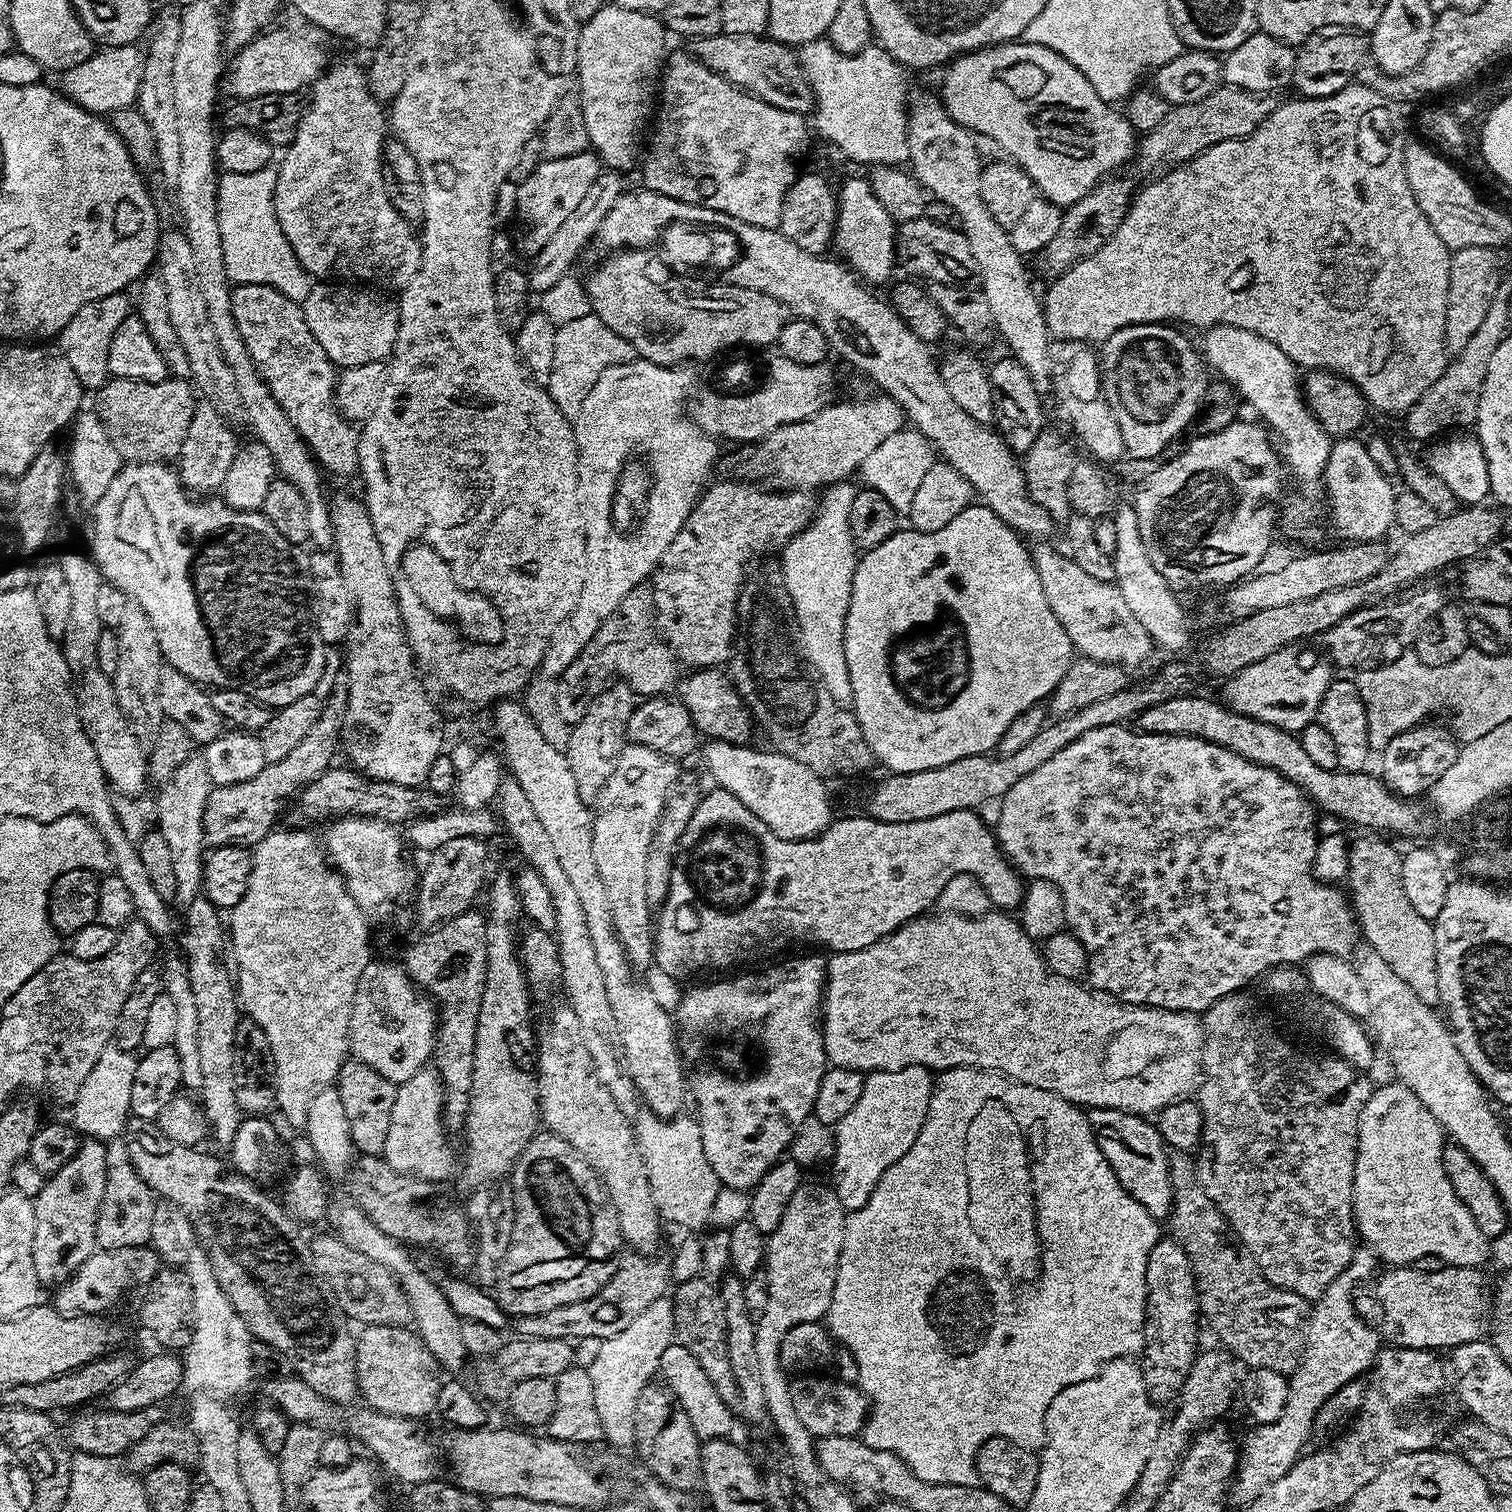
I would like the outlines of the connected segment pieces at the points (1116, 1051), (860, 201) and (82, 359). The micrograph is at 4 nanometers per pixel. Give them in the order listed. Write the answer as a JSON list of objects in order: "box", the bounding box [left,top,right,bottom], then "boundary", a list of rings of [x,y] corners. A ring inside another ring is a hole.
[{"box":[822,910,1202,1114],"boundary":[[[989,910],[982,916],[959,916],[957,912],[937,911],[937,916],[921,914],[914,920],[908,920],[889,936],[883,936],[878,942],[862,950],[835,953],[826,964],[826,983],[822,997],[822,1031],[824,1049],[829,1065],[838,1068],[855,1068],[865,1074],[877,1070],[893,1072],[899,1068],[908,1068],[912,1064],[929,1070],[946,1068],[982,1068],[998,1072],[1017,1080],[1019,1084],[1029,1084],[1052,1092],[1081,1109],[1113,1108],[1137,1114],[1156,1114],[1166,1105],[1178,1098],[1189,1095],[1188,1092],[1198,1080],[1200,1067],[1200,1045],[1202,1043],[1202,1024],[1195,1015],[1187,1012],[1168,1012],[1165,1008],[1146,1008],[1134,1004],[1113,1002],[1108,998],[1098,998],[1095,991],[1089,990],[1083,983],[1053,976],[1044,964],[1044,958],[1037,941],[1032,940],[1021,928],[1019,919],[1010,917],[1000,910]]]},{"box":[834,179,897,285],"boundary":[[[867,179],[848,180],[838,188],[834,248],[840,251],[840,256],[844,259],[841,261],[851,268],[861,281],[869,285],[887,285],[893,279],[892,268],[897,267],[896,229],[897,225],[892,216],[882,206],[882,202],[878,202]]]},{"box":[58,292,130,390],"boundary":[[[115,292],[86,302],[86,306],[82,306],[78,314],[70,318],[63,332],[59,333],[58,347],[63,352],[66,362],[70,362],[80,387],[85,390],[99,390],[104,385],[104,381],[109,379],[110,338],[114,338],[114,330],[118,330],[118,326],[122,326],[122,322],[130,314],[130,300],[126,297],[124,292]]]}]

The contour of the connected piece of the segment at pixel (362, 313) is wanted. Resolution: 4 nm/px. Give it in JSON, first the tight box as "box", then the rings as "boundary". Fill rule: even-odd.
{"box":[302,282,400,369],"boundary":[[[316,282],[302,301],[304,317],[322,350],[341,369],[362,366],[366,362],[383,361],[391,357],[396,346],[396,331],[400,325],[395,303],[371,296],[360,286],[341,286],[336,282]]]}

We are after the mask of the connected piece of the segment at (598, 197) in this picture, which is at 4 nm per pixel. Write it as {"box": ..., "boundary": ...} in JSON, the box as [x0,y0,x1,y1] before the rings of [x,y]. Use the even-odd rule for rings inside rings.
{"box":[528,171,623,293],"boundary":[[[603,171],[595,179],[585,197],[581,199],[581,203],[577,205],[577,209],[558,226],[553,237],[550,238],[549,242],[546,242],[546,246],[533,257],[531,261],[531,264],[533,263],[532,268],[529,267],[528,270],[528,285],[533,293],[544,293],[546,289],[550,289],[562,277],[571,273],[571,267],[582,248],[587,244],[588,240],[590,242],[595,237],[595,232],[600,228],[601,222],[613,208],[617,198],[623,195],[623,192],[623,177],[617,171]]]}

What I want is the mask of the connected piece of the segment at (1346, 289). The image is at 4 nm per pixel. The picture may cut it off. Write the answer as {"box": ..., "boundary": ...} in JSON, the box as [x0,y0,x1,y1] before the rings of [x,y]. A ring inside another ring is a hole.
{"box":[1042,86,1452,413],"boundary":[[[1349,86],[1340,92],[1335,92],[1332,96],[1321,96],[1319,98],[1295,98],[1289,104],[1281,103],[1272,111],[1271,114],[1262,122],[1262,126],[1258,126],[1258,130],[1254,130],[1249,136],[1244,136],[1240,140],[1227,140],[1226,142],[1218,142],[1214,146],[1210,146],[1203,154],[1194,157],[1189,164],[1182,164],[1179,168],[1173,168],[1165,171],[1153,184],[1148,184],[1144,189],[1137,191],[1132,198],[1132,205],[1128,208],[1126,218],[1122,222],[1122,226],[1118,226],[1118,230],[1106,241],[1105,244],[1097,250],[1094,255],[1087,256],[1085,260],[1079,260],[1069,272],[1063,276],[1055,277],[1051,281],[1052,284],[1048,288],[1048,293],[1043,293],[1042,303],[1044,305],[1044,317],[1048,323],[1049,333],[1056,340],[1083,340],[1085,342],[1103,342],[1112,336],[1119,328],[1125,328],[1131,324],[1158,324],[1161,322],[1175,322],[1177,325],[1189,324],[1192,328],[1200,328],[1199,330],[1207,330],[1216,324],[1233,324],[1242,330],[1250,330],[1254,334],[1258,334],[1262,338],[1266,338],[1270,342],[1274,342],[1274,346],[1278,346],[1278,350],[1282,350],[1282,354],[1286,354],[1292,359],[1296,365],[1304,370],[1327,370],[1330,372],[1338,372],[1341,376],[1351,380],[1365,398],[1369,405],[1372,404],[1380,412],[1400,412],[1407,413],[1409,408],[1414,406],[1414,402],[1418,402],[1418,398],[1422,398],[1422,394],[1432,385],[1432,383],[1444,373],[1446,367],[1446,345],[1444,342],[1444,331],[1446,330],[1446,302],[1448,301],[1448,283],[1450,282],[1450,262],[1452,261],[1450,249],[1442,242],[1442,238],[1438,238],[1438,234],[1434,230],[1434,226],[1430,226],[1430,222],[1426,218],[1426,214],[1422,214],[1422,210],[1418,206],[1418,202],[1414,198],[1414,194],[1410,190],[1410,186],[1406,182],[1406,170],[1404,169],[1404,146],[1406,137],[1404,137],[1404,124],[1400,121],[1401,109],[1390,98],[1385,96],[1377,97],[1374,90],[1363,86]],[[1376,103],[1380,103],[1380,112],[1384,116],[1388,116],[1388,128],[1383,128],[1376,121]]]}

